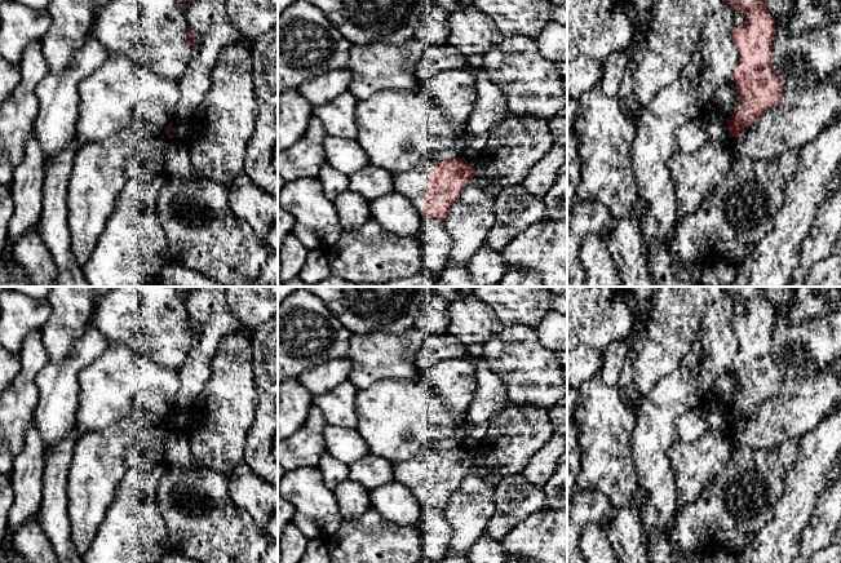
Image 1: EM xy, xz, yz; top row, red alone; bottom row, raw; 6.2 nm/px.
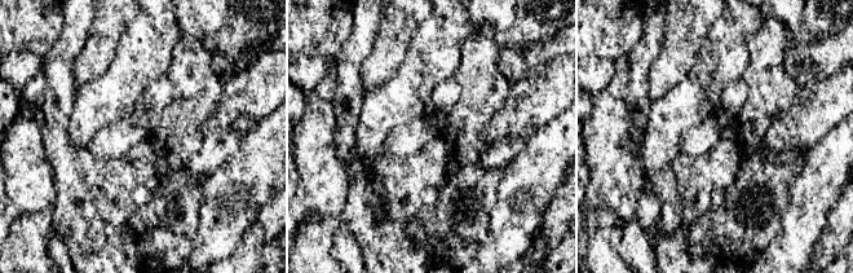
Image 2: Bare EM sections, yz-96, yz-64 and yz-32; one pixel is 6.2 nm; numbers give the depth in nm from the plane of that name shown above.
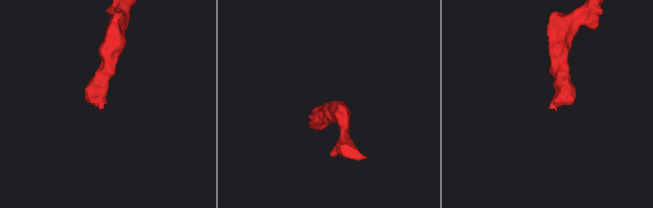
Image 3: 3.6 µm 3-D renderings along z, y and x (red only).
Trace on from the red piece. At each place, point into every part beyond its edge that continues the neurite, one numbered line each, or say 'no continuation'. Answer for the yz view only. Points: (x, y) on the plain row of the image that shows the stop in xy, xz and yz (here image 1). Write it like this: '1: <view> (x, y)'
1: yz (734, 431)

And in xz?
1: xz (412, 473)

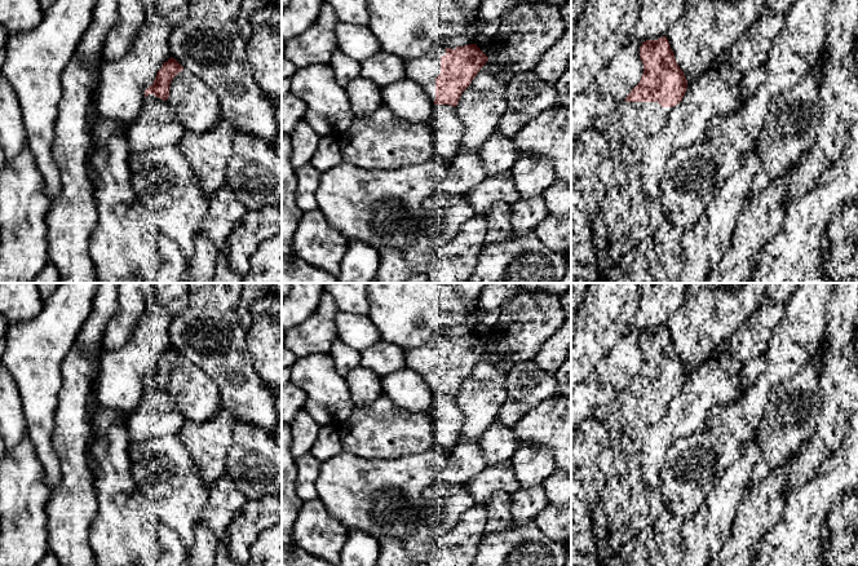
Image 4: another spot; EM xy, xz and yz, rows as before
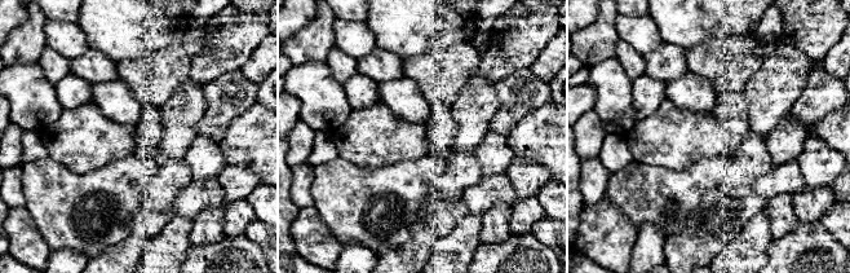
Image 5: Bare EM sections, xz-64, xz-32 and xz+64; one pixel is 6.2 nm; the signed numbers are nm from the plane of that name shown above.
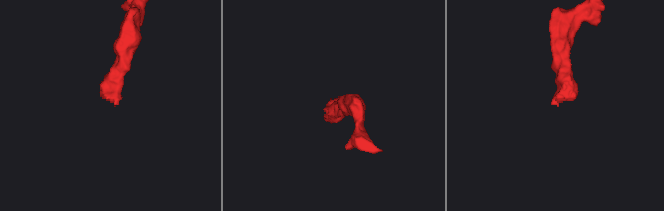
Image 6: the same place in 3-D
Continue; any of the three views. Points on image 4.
1: xz (424, 359)

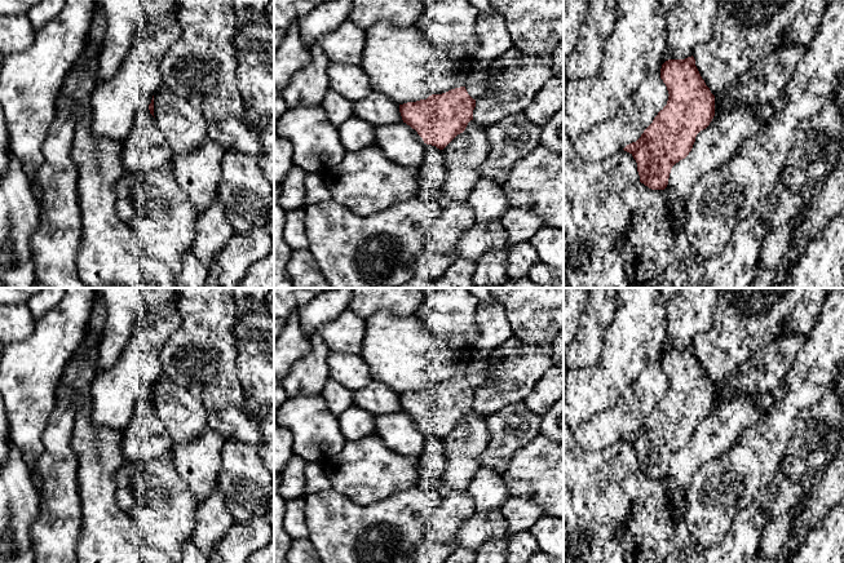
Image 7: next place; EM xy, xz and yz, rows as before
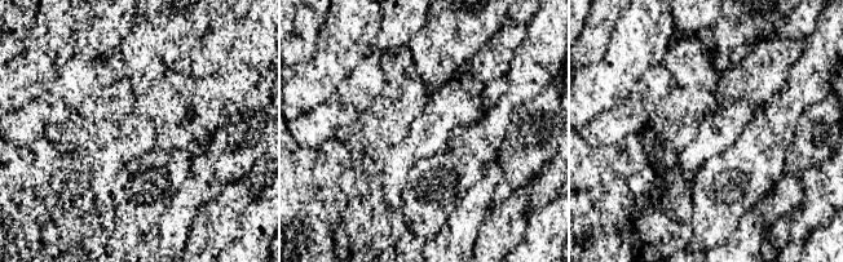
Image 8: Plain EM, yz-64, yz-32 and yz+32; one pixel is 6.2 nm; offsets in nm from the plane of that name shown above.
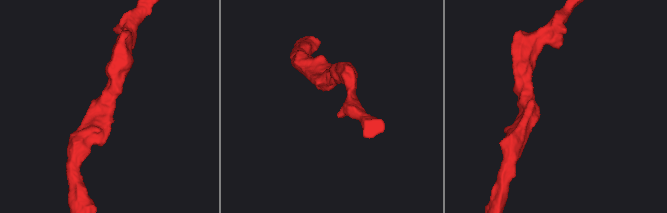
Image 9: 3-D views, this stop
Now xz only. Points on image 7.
no continuation

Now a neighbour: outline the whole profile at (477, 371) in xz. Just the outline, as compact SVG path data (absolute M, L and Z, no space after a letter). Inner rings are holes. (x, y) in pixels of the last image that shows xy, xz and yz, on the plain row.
M472 355L468 368L465 371L465 378L468 384L477 390L486 381L487 374L489 374L487 355L485 356Z

